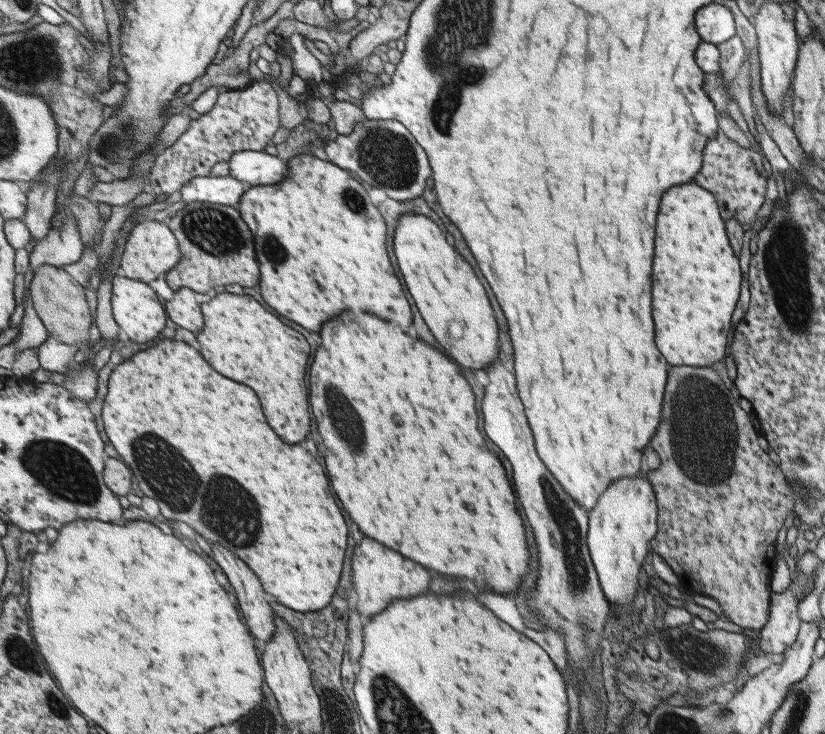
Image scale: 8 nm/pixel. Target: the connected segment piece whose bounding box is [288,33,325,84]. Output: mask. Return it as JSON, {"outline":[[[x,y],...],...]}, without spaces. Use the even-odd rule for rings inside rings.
{"outline":[[[299,33],[289,36],[289,44],[293,46],[293,55],[290,57],[294,74],[308,82],[316,84],[323,81],[323,67],[321,62],[305,47],[305,37]]]}

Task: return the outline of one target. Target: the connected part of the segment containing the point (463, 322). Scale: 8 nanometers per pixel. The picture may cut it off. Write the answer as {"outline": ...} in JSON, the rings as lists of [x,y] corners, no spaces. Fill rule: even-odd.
{"outline":[[[403,214],[397,220],[399,222],[395,226],[395,236],[393,236],[393,254],[399,264],[397,270],[401,272],[401,276],[405,276],[405,288],[409,288],[409,294],[413,296],[413,302],[415,302],[423,322],[427,324],[429,332],[441,344],[441,348],[445,350],[445,354],[451,360],[457,360],[457,364],[461,364],[463,368],[473,368],[473,370],[485,368],[487,364],[491,364],[497,358],[499,340],[497,340],[497,326],[495,326],[491,306],[487,302],[487,296],[485,296],[477,276],[473,274],[469,264],[453,250],[453,246],[449,246],[445,242],[443,234],[429,218],[417,216],[417,214],[415,216]]]}

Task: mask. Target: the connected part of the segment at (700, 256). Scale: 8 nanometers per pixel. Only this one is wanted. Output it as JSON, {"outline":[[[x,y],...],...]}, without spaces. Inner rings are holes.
{"outline":[[[693,181],[675,185],[661,196],[661,212],[657,212],[657,260],[653,260],[653,324],[657,324],[657,348],[665,352],[665,360],[673,366],[710,366],[713,362],[723,358],[727,334],[729,334],[729,316],[733,312],[733,306],[737,302],[739,294],[739,282],[741,282],[741,270],[737,266],[737,258],[733,256],[725,230],[723,230],[723,218],[720,217],[719,203],[708,189],[701,188],[701,185]]]}

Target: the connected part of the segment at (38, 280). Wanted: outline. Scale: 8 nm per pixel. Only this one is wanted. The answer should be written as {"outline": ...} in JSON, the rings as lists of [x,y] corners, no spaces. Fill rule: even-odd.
{"outline":[[[43,264],[34,273],[30,282],[29,295],[49,333],[59,336],[64,342],[77,343],[82,349],[87,346],[89,327],[93,321],[96,324],[96,318],[91,320],[91,310],[87,304],[83,284],[79,284],[63,267]]]}

